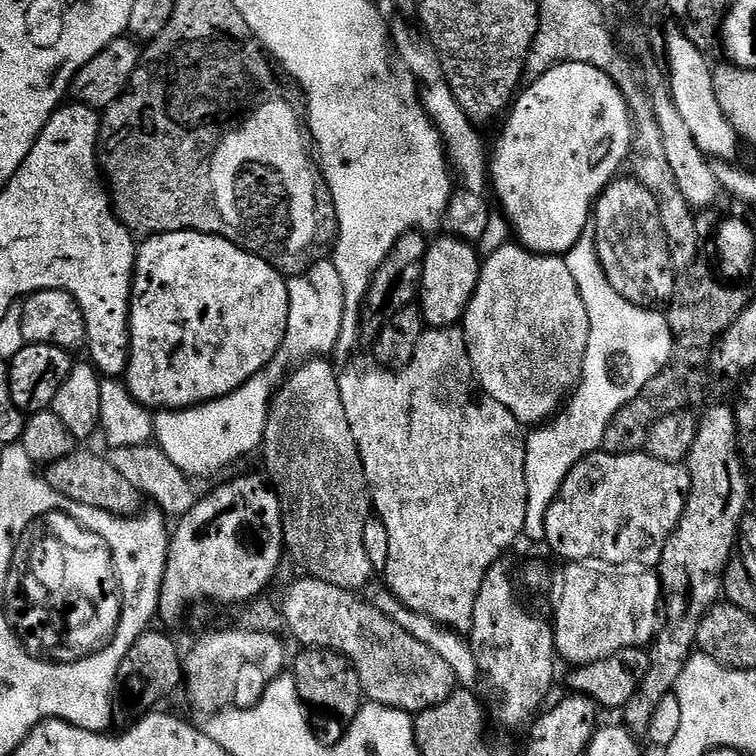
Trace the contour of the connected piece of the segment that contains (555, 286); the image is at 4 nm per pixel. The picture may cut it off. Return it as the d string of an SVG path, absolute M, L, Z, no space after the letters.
M519 243L504 244L497 252L492 252L480 265L480 277L476 283L476 289L472 295L472 301L468 303L468 309L464 311L462 327L464 327L463 347L471 364L471 371L475 379L485 388L487 395L501 403L509 411L509 414L521 425L532 424L540 426L549 418L555 417L561 411L562 405L580 387L580 376L584 372L584 355L590 338L590 318L586 314L586 306L578 286L574 282L574 274L570 274L567 259L560 256L540 256L536 252L529 252L527 248Z

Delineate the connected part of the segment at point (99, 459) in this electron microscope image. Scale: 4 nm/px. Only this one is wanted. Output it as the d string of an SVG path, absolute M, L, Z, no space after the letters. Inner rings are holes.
M77 450L66 458L58 458L58 462L47 465L46 472L48 485L51 486L53 493L57 497L65 496L65 501L106 510L121 518L135 517L141 511L141 492L130 482L126 482L126 478L122 478L101 454L99 456L96 452Z

